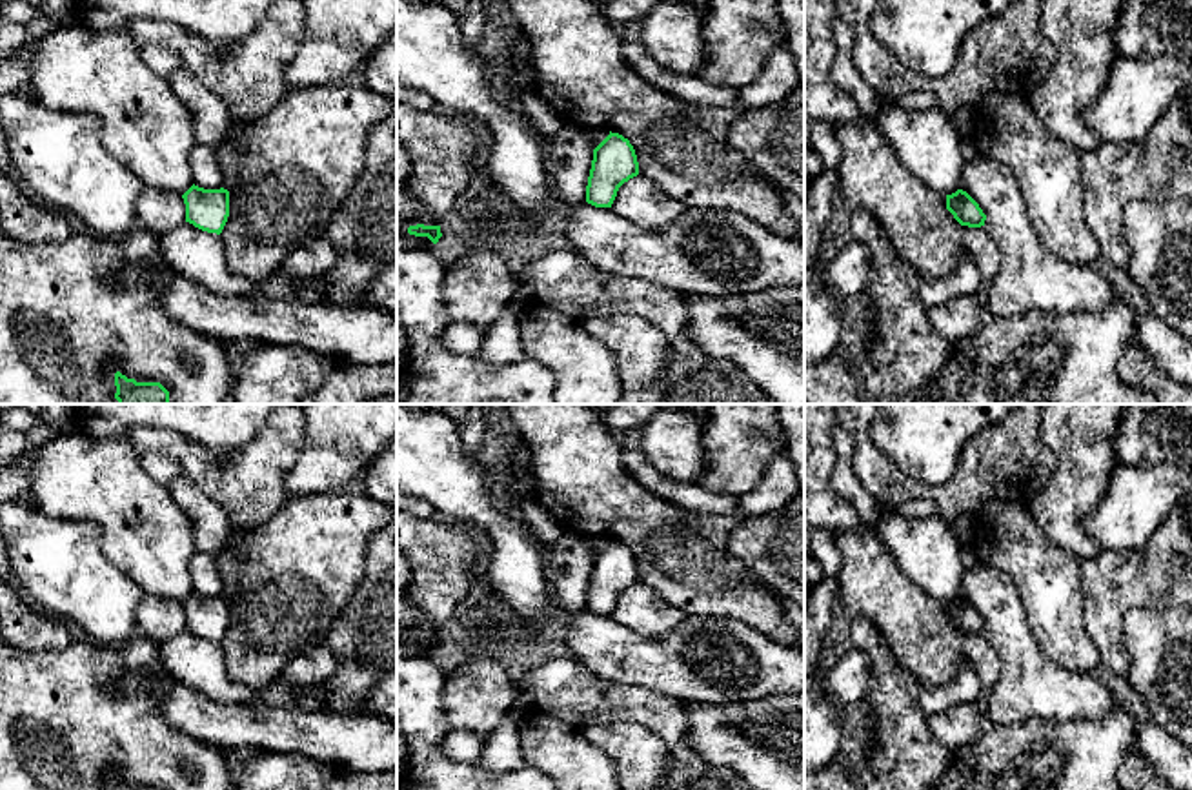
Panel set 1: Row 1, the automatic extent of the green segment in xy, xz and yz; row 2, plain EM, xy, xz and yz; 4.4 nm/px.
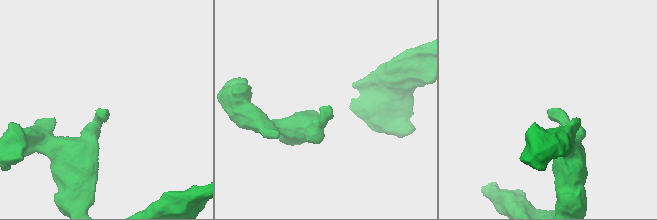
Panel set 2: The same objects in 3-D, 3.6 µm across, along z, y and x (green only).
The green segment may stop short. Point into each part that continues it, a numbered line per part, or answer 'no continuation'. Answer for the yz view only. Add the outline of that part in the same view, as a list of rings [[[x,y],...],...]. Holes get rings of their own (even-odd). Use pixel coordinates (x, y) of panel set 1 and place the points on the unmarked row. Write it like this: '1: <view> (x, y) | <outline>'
no continuation

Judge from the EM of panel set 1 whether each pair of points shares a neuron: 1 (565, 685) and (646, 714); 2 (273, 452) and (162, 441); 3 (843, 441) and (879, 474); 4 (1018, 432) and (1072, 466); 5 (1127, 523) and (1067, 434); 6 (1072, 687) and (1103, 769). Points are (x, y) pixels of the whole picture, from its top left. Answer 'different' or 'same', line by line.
1: same
2: same
3: different
4: different
5: different
6: different

